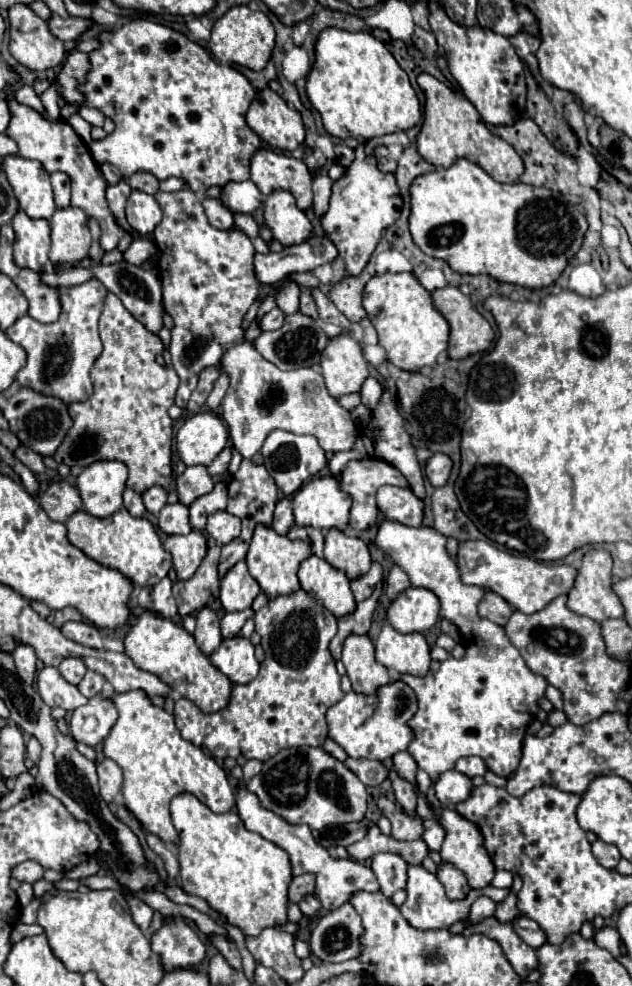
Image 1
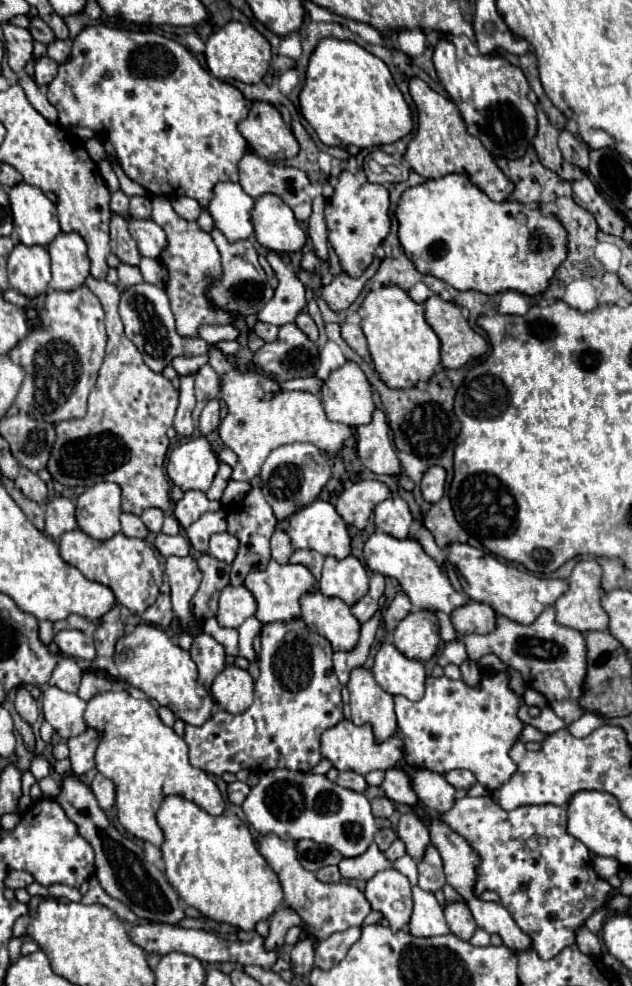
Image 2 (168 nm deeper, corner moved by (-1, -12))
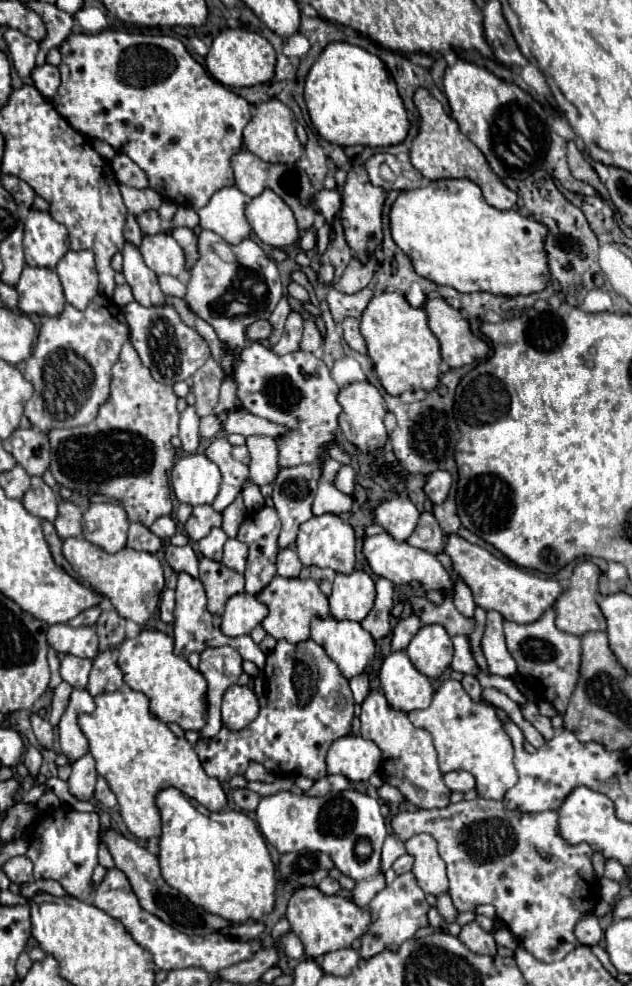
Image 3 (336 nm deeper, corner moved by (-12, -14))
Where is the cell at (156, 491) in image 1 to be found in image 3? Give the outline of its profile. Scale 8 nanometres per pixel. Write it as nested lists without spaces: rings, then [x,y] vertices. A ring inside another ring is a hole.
[[[162,516],[158,518],[152,526],[150,526],[150,532],[154,532],[158,538],[172,538],[176,534],[176,524],[170,516]]]

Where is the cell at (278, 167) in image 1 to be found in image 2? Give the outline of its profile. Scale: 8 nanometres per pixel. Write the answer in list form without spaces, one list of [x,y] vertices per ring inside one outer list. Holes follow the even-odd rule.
[[[247,152],[239,162],[239,184],[253,198],[259,198],[263,194],[277,194],[295,212],[295,218],[299,222],[309,220],[309,216],[311,216],[311,196],[305,190],[309,186],[309,178],[299,168],[275,166],[275,164],[267,162],[265,158],[261,158],[261,156],[253,154],[253,152]]]

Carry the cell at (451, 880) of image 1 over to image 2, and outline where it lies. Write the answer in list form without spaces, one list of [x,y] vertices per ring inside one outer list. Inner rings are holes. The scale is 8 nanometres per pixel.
[[[447,902],[445,918],[447,918],[451,932],[463,940],[469,940],[477,928],[475,918],[471,918],[471,910],[465,902]]]

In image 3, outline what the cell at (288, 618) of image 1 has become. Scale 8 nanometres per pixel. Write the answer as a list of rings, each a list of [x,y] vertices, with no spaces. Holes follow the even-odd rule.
[[[280,640],[274,652],[266,660],[264,668],[266,686],[268,686],[268,704],[260,710],[258,718],[244,730],[230,732],[222,726],[220,734],[214,740],[198,740],[196,754],[208,776],[228,782],[236,774],[244,774],[250,760],[262,764],[274,774],[294,774],[320,780],[326,776],[326,752],[330,744],[342,736],[350,734],[354,718],[354,698],[348,686],[348,680],[338,672],[338,666],[326,656],[324,648],[314,640],[304,640],[300,644],[290,644]]]

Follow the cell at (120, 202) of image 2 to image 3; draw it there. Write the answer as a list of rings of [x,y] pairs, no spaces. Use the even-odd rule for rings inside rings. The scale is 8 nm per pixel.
[[[132,214],[126,216],[124,238],[126,238],[126,242],[130,242],[130,244],[134,244],[134,246],[140,246],[140,242],[142,242],[142,232],[140,232],[140,228],[138,228],[136,216],[132,216]]]

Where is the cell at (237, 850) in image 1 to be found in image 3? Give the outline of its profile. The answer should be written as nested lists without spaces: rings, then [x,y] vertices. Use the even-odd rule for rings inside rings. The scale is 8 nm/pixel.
[[[176,788],[156,794],[162,818],[158,860],[168,886],[182,892],[192,904],[230,922],[262,920],[274,910],[276,868],[266,840],[256,824],[242,812],[208,812]]]

